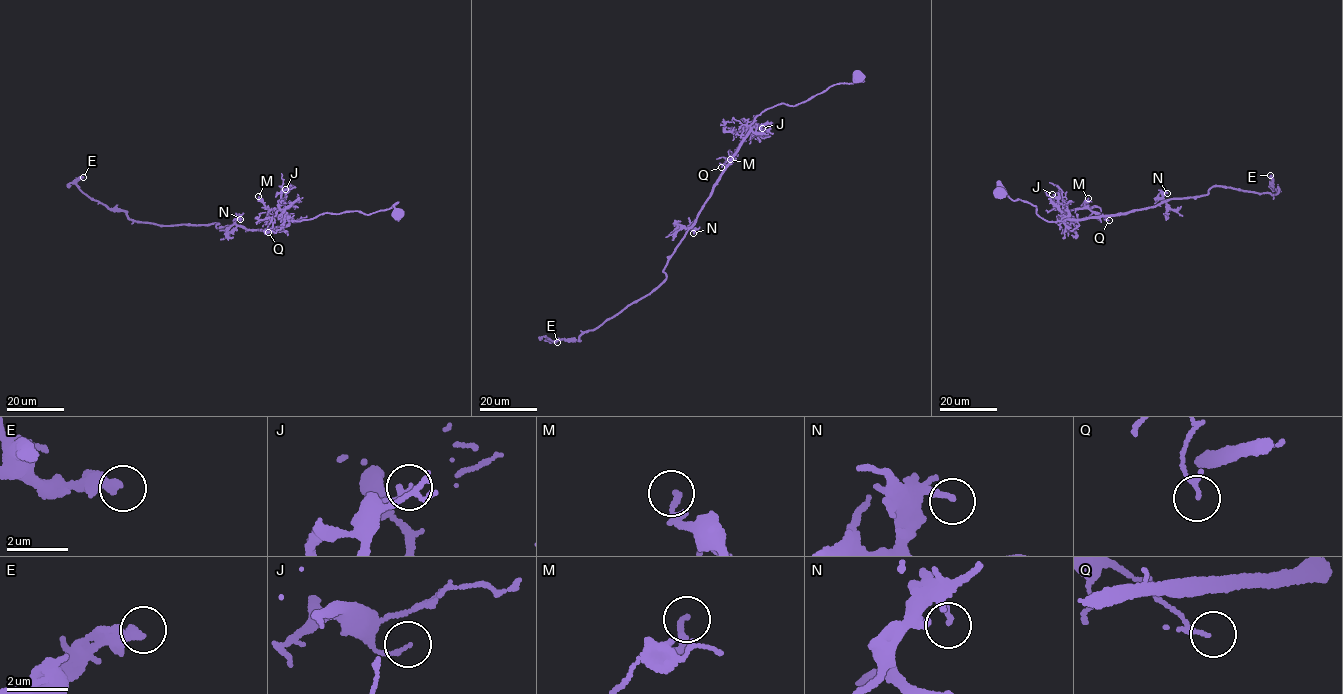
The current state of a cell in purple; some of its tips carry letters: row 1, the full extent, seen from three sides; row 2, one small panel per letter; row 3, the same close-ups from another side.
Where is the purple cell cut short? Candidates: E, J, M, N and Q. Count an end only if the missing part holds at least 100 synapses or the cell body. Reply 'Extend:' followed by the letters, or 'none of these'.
Extend: none of these

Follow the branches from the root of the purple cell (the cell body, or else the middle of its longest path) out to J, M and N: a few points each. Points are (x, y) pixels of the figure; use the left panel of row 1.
J: (395, 213), (393, 205), (367, 214), (346, 211), (287, 220), (279, 206), (281, 191), (285, 189)
M: (395, 213), (393, 205), (367, 214), (357, 211), (326, 213), (292, 221), (279, 210), (268, 209), (258, 196)
N: (395, 213), (393, 205), (367, 214), (326, 213), (261, 231), (240, 226), (240, 219)

